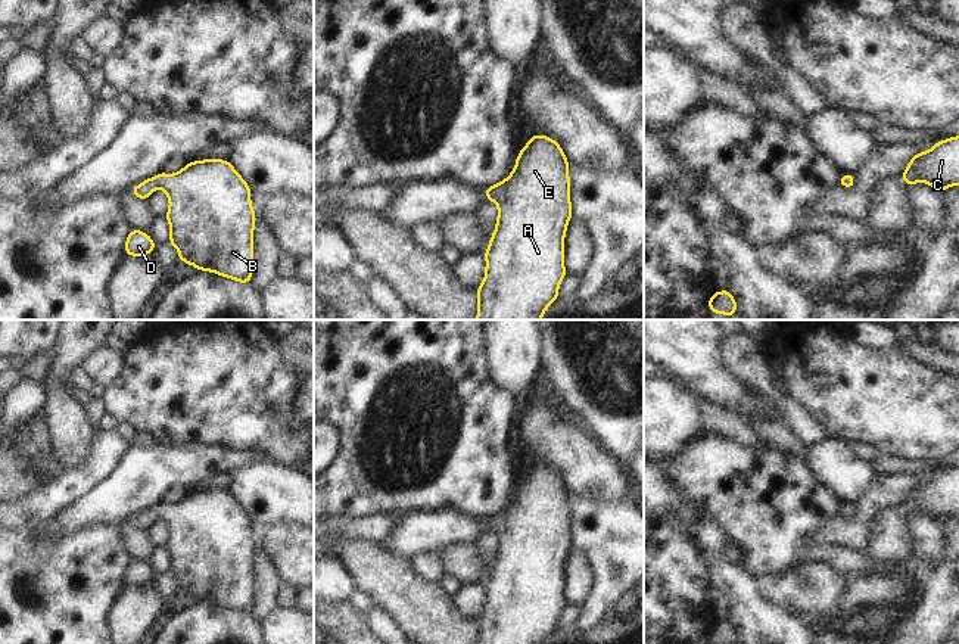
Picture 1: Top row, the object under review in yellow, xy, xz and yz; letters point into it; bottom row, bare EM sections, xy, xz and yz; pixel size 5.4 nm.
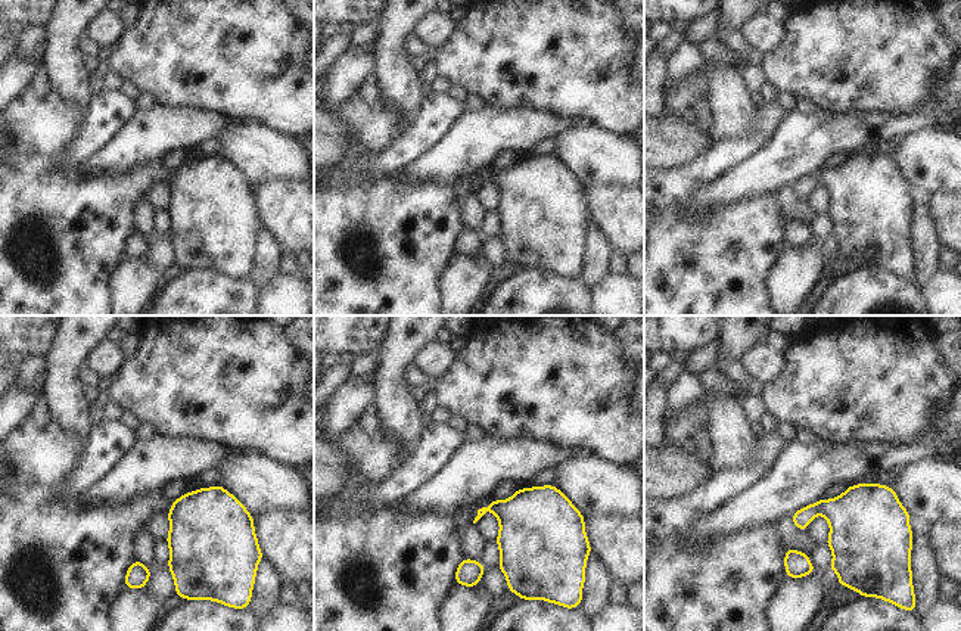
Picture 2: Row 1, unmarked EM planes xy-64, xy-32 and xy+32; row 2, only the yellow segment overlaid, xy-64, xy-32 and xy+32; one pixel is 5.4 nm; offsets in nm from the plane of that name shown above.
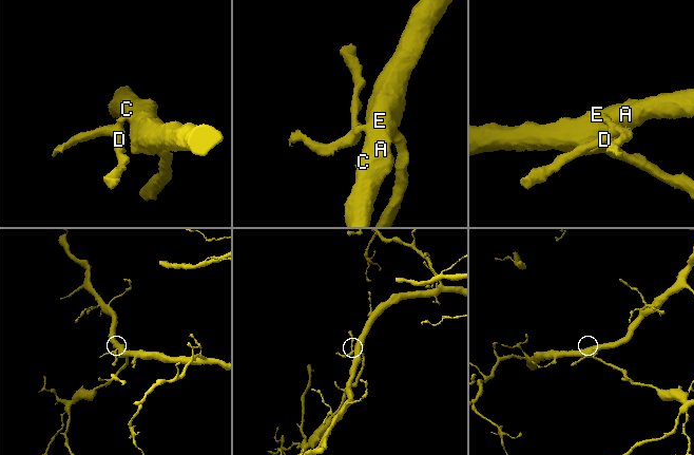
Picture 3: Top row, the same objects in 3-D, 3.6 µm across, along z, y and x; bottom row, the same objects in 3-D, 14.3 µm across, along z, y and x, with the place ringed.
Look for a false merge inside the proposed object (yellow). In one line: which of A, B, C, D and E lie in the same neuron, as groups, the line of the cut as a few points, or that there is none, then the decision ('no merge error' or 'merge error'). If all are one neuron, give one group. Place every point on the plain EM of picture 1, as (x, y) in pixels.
groups A B C D E; cut none; no merge error

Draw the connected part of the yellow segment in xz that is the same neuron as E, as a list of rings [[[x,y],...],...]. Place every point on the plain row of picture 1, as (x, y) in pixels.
[[[533,464],[516,488],[508,507],[485,517],[486,529],[498,535],[491,566],[485,610],[476,619],[477,644],[544,644],[558,629],[564,607],[564,566],[573,547],[570,533],[569,491],[551,467]]]

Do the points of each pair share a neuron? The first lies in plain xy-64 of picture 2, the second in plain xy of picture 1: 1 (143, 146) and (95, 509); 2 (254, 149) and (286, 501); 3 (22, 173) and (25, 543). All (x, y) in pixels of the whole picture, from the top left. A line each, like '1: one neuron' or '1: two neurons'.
1: one neuron
2: one neuron
3: one neuron

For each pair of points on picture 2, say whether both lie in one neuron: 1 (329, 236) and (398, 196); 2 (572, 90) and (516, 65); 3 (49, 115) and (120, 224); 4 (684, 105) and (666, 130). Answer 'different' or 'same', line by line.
1: same
2: same
3: same
4: different

